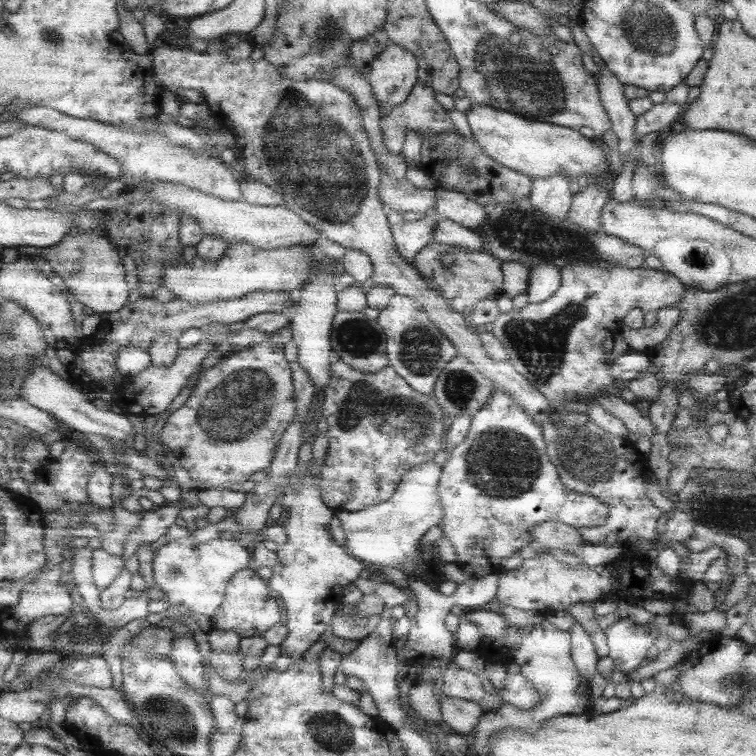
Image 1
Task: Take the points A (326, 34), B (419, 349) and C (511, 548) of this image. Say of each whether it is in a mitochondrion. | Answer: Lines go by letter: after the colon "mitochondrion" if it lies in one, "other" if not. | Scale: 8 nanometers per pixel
A: mitochondrion
B: mitochondrion
C: other

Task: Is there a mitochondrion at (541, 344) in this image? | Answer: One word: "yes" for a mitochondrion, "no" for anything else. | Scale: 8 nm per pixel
yes

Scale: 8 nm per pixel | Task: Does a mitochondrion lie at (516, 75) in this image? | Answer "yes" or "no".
yes

